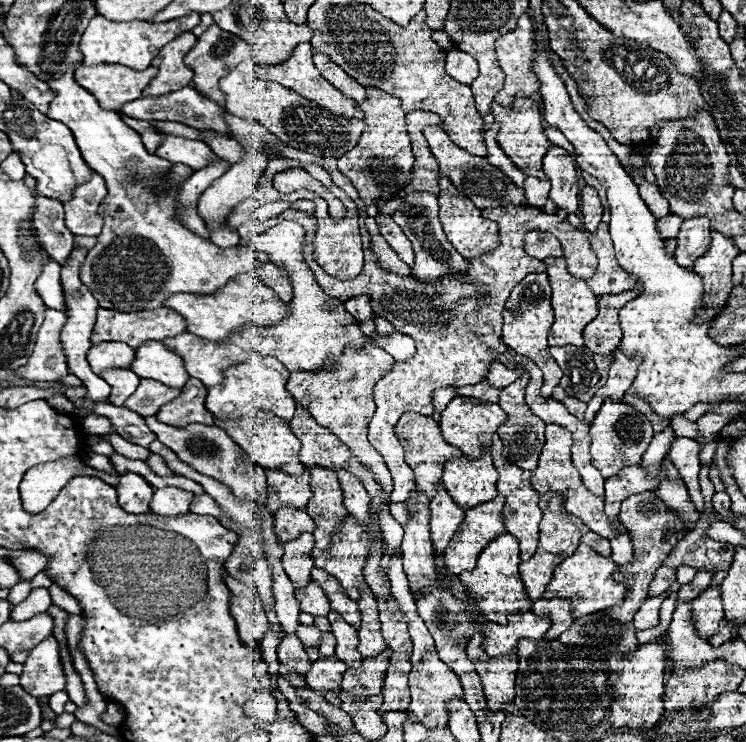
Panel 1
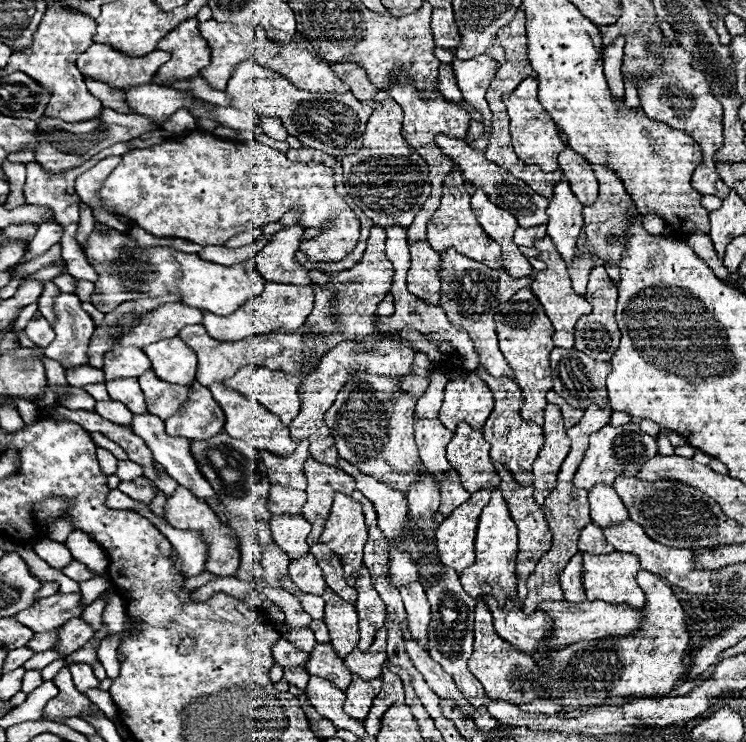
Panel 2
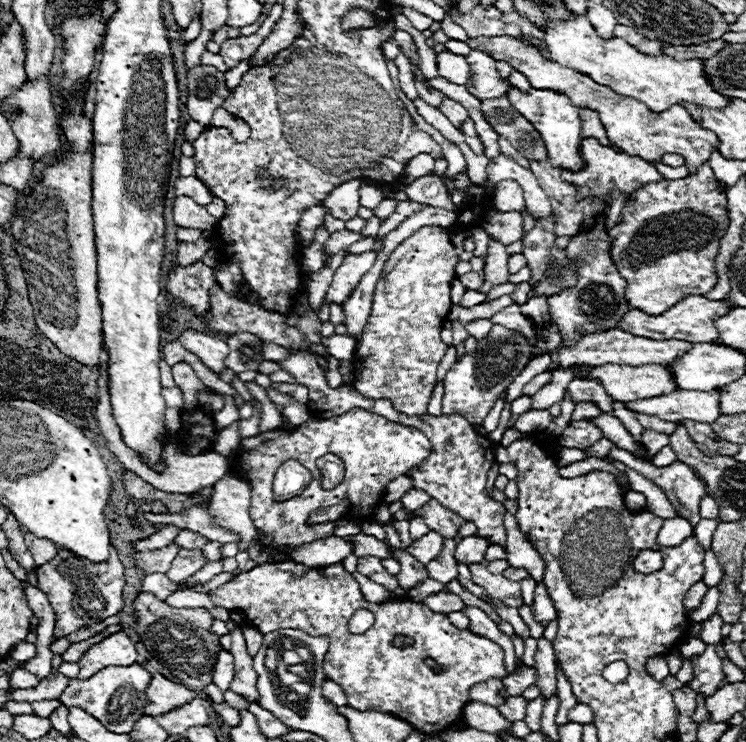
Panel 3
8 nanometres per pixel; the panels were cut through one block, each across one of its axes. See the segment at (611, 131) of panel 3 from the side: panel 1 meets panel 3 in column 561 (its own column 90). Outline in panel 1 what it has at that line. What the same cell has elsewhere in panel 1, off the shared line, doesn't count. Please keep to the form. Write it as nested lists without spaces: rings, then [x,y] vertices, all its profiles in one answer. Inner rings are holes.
[[[82,64],[76,68],[74,78],[82,88],[96,96],[102,108],[120,110],[124,102],[142,96],[142,90],[156,74],[156,66],[148,66],[146,70],[132,70],[120,64]]]

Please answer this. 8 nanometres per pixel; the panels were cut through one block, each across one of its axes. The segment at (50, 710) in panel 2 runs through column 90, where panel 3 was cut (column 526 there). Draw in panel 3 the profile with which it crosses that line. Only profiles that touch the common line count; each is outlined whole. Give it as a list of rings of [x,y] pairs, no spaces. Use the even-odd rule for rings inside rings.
[[[510,696],[506,702],[504,702],[504,706],[502,706],[502,716],[508,720],[508,722],[518,722],[518,720],[524,720],[524,716],[526,716],[526,706],[528,706],[528,702],[524,700],[524,698],[516,698],[516,696]]]

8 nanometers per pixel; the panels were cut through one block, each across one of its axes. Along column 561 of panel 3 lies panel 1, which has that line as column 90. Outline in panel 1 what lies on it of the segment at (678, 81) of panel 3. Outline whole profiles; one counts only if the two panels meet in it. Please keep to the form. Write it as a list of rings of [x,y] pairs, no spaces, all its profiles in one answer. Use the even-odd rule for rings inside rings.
[[[190,14],[186,18],[174,18],[174,22],[162,22],[162,26],[154,22],[144,20],[130,20],[130,22],[114,22],[102,16],[96,16],[90,20],[86,32],[82,34],[80,50],[84,54],[84,64],[102,64],[102,62],[114,62],[122,66],[130,66],[132,70],[144,70],[150,66],[152,58],[158,54],[158,50],[174,40],[182,32],[190,32],[194,26],[200,24],[200,14]]]

